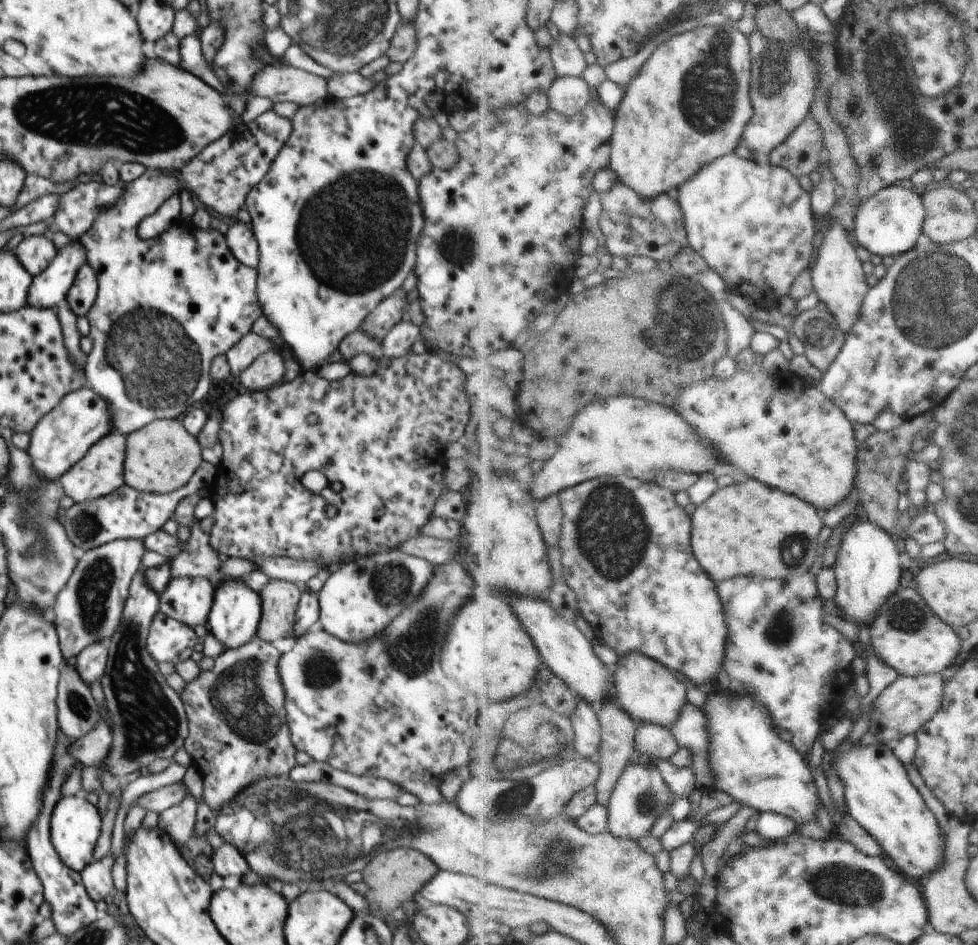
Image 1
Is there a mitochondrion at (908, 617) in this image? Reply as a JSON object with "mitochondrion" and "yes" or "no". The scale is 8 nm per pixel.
{"mitochondrion":"yes"}

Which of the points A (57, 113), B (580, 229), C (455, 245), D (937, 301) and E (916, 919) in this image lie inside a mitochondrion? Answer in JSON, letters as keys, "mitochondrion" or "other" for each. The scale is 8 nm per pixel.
{"A":"mitochondrion","B":"other","C":"mitochondrion","D":"mitochondrion","E":"other"}

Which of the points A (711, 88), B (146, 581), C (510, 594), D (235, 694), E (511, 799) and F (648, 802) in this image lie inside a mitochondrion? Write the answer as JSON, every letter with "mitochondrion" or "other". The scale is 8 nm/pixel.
{"A":"mitochondrion","B":"other","C":"other","D":"mitochondrion","E":"mitochondrion","F":"mitochondrion"}

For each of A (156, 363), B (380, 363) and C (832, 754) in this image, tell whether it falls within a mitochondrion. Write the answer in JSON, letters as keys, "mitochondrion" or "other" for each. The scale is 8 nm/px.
{"A":"mitochondrion","B":"other","C":"other"}

